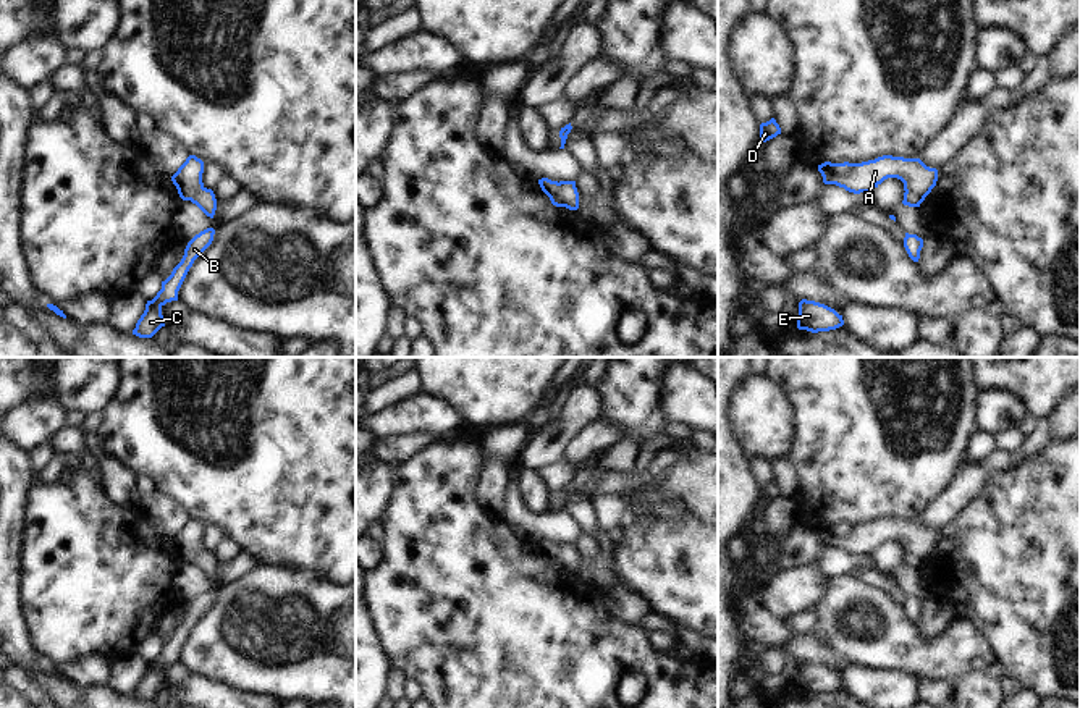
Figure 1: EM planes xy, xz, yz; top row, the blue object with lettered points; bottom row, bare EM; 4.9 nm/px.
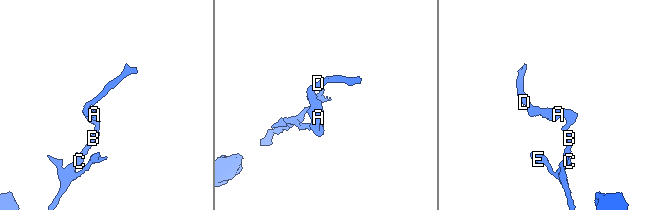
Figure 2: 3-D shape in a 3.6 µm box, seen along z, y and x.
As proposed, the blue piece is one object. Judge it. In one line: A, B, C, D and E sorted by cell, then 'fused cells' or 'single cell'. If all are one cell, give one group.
A B C D E; single cell

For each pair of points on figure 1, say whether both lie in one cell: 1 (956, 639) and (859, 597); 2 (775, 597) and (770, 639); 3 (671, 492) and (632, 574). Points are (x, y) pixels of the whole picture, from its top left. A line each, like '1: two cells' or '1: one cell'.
1: one cell
2: two cells
3: two cells

